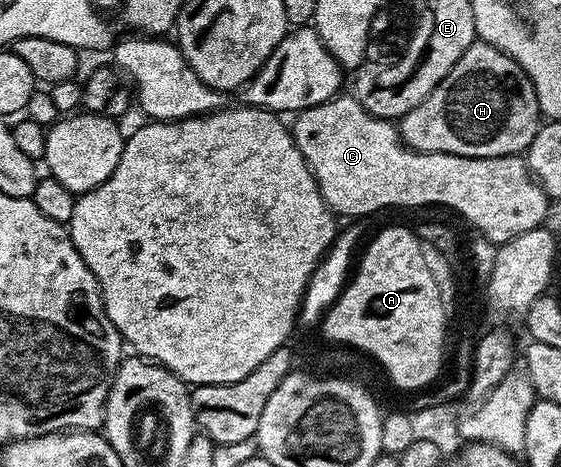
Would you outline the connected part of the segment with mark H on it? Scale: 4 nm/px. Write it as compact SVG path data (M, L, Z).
M478 39L428 97L397 121L399 136L407 148L462 157L522 154L533 143L540 126L537 93L529 75L509 55Z

